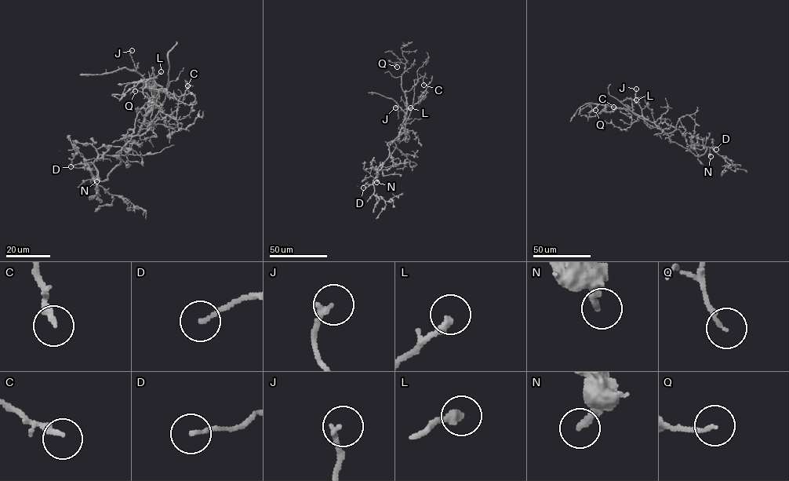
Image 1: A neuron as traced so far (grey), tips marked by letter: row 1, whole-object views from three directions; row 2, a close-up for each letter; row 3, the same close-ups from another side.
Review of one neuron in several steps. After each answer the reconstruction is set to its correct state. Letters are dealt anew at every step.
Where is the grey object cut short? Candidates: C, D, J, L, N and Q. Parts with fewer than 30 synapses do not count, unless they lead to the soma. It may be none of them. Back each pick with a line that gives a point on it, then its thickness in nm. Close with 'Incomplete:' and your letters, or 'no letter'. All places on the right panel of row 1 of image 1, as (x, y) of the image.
Incomplete: no letter

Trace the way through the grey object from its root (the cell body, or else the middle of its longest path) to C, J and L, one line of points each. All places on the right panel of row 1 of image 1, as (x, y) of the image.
C: (666, 133), (652, 122), (627, 110), (616, 108), (605, 111), (606, 104), (613, 107)
J: (666, 133), (642, 115), (640, 105), (634, 100), (636, 89)
L: (666, 133), (642, 115), (636, 100)

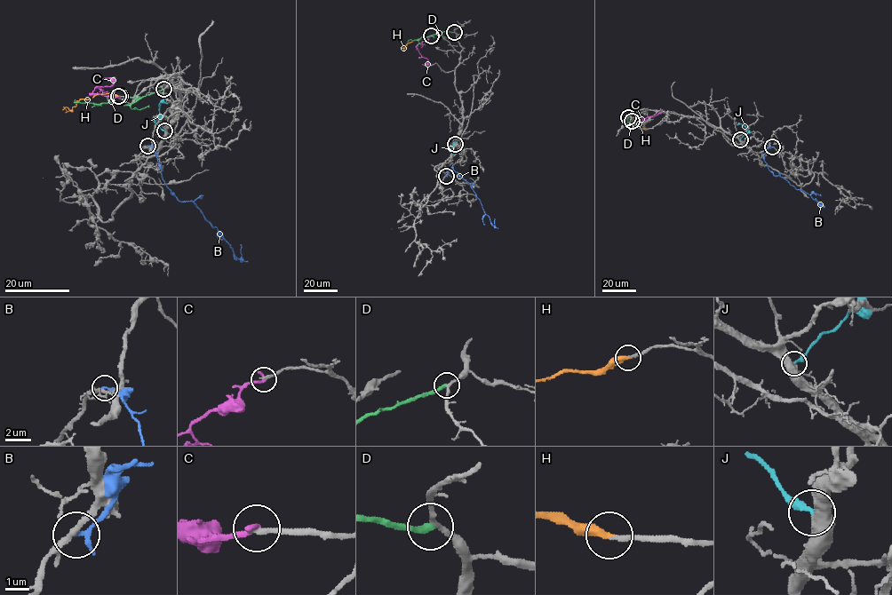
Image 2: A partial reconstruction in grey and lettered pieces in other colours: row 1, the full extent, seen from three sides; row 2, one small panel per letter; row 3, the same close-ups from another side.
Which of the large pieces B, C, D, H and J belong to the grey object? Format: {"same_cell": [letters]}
{"same_cell": ["H"]}

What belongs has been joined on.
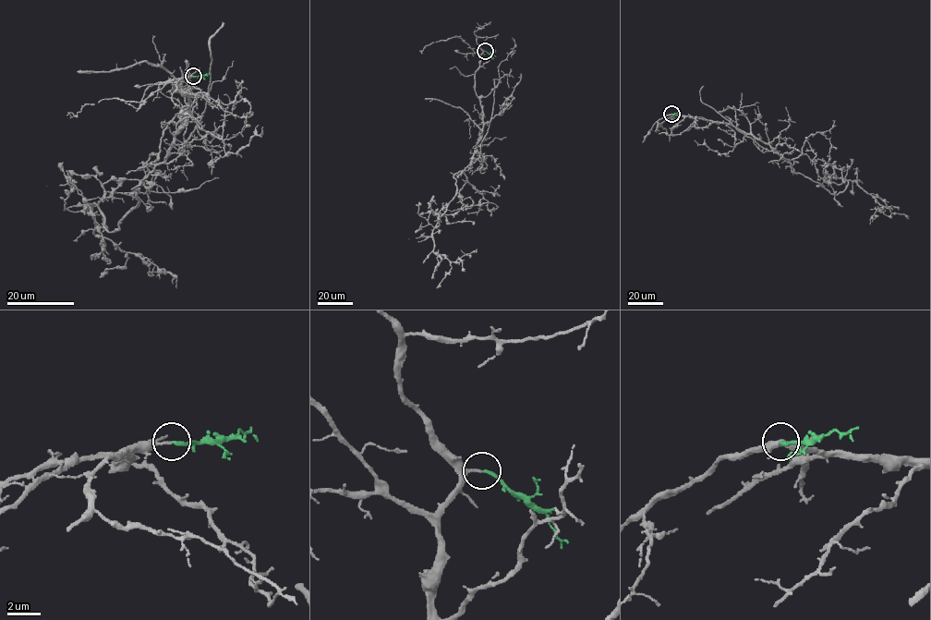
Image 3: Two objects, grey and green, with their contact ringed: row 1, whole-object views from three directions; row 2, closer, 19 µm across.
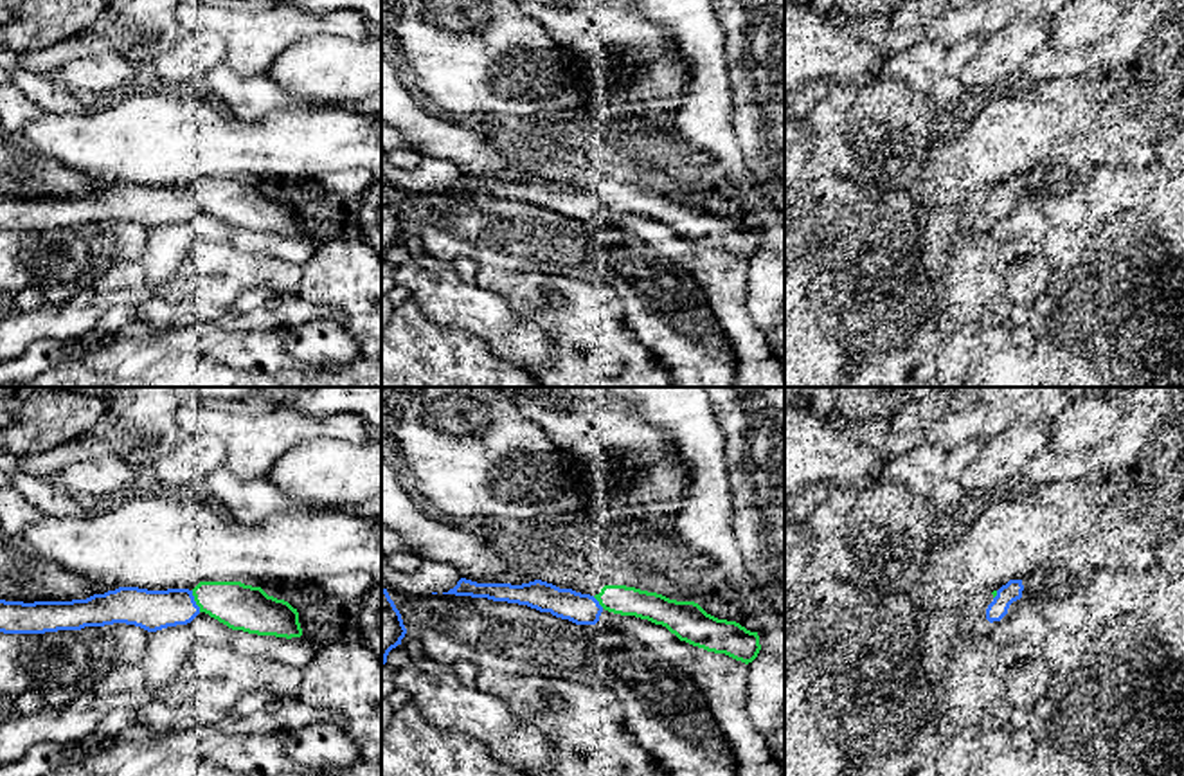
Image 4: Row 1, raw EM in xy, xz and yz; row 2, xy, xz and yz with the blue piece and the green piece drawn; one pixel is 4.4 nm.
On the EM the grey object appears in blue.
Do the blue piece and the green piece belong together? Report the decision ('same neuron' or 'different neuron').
same neuron

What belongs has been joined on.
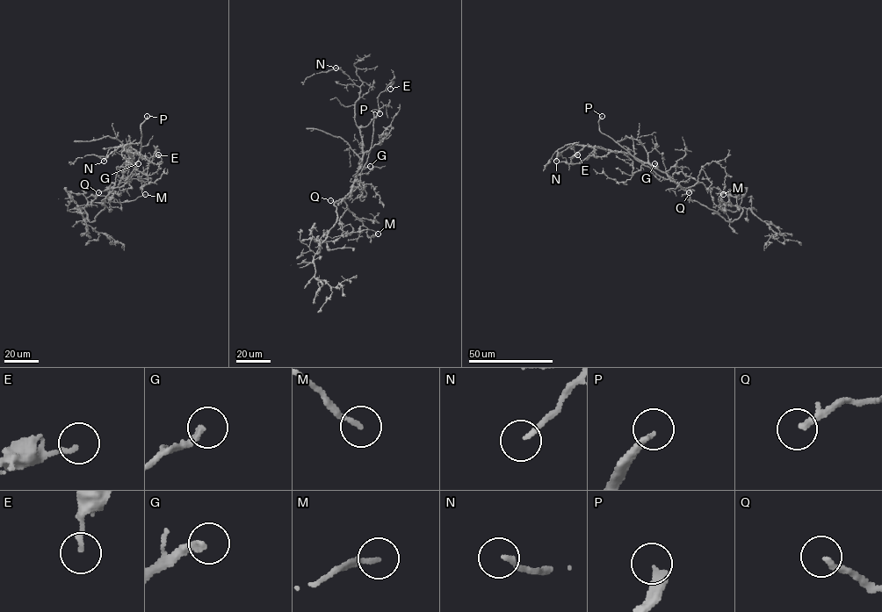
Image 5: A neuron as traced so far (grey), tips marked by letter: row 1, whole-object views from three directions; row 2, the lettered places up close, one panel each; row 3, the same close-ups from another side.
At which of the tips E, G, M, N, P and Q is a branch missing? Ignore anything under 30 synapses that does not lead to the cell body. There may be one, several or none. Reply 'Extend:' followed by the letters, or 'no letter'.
Extend: G, P, Q

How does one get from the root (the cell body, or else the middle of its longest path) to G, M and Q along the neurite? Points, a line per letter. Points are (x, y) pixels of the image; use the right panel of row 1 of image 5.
G: (674, 182), (654, 163)
M: (674, 182), (691, 200), (732, 222), (742, 209), (730, 202), (720, 202), (719, 197), (723, 194)
Q: (674, 182), (691, 190), (689, 192)

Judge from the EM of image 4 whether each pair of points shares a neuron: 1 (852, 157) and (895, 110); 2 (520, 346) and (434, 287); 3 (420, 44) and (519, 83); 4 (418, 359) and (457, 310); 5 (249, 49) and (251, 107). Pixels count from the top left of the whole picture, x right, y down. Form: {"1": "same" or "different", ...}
{"1": "same", "2": "same", "3": "same", "4": "different", "5": "different"}

